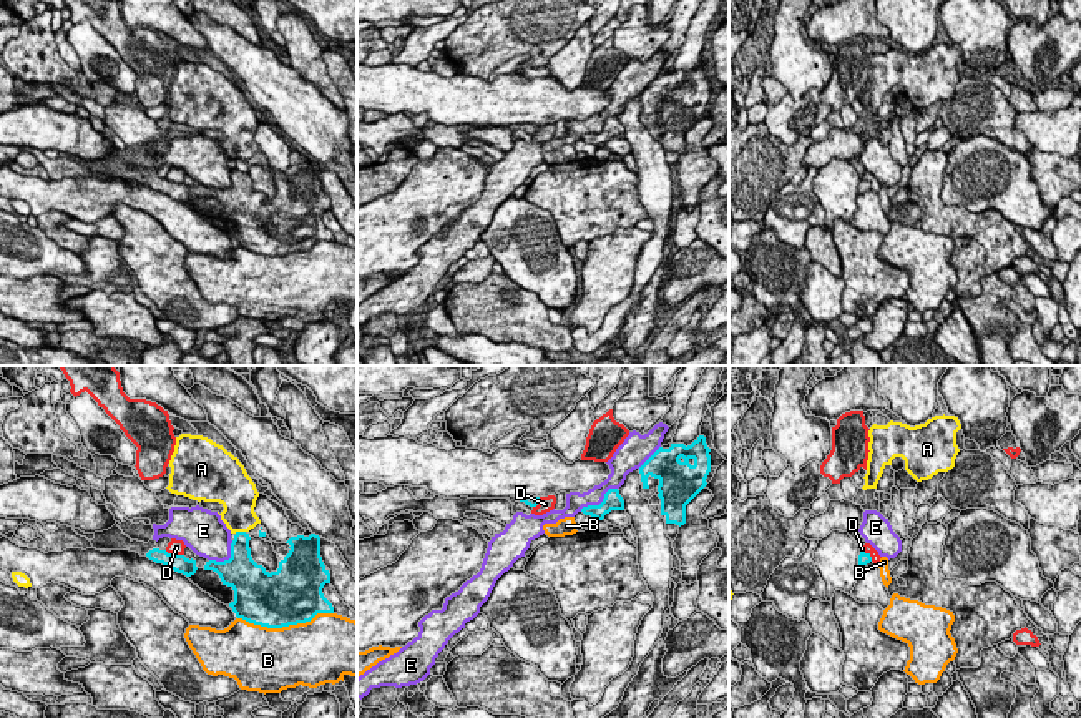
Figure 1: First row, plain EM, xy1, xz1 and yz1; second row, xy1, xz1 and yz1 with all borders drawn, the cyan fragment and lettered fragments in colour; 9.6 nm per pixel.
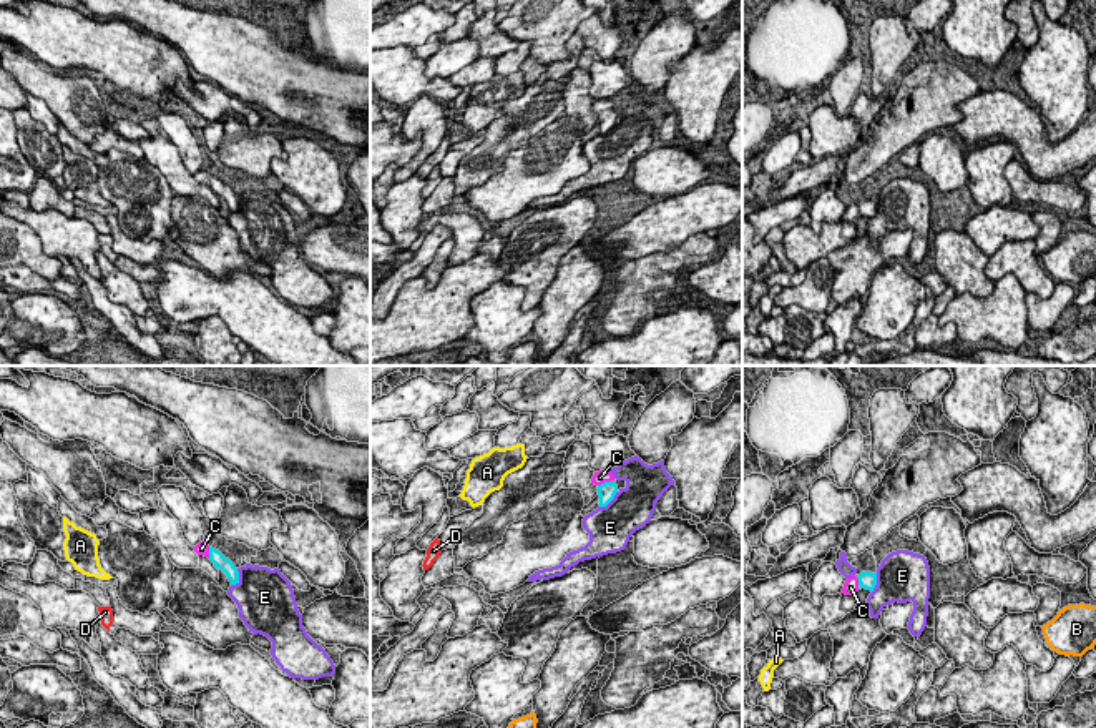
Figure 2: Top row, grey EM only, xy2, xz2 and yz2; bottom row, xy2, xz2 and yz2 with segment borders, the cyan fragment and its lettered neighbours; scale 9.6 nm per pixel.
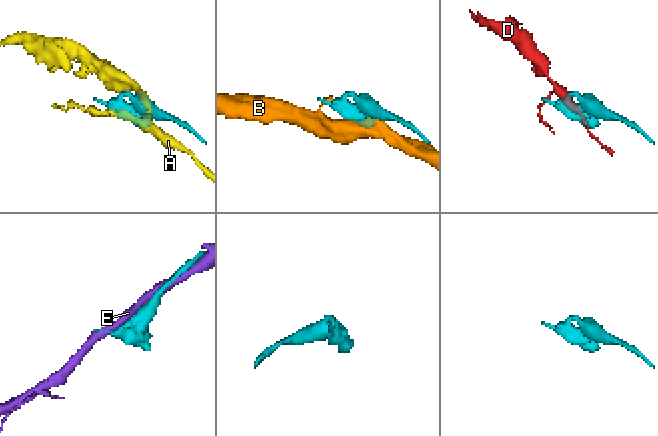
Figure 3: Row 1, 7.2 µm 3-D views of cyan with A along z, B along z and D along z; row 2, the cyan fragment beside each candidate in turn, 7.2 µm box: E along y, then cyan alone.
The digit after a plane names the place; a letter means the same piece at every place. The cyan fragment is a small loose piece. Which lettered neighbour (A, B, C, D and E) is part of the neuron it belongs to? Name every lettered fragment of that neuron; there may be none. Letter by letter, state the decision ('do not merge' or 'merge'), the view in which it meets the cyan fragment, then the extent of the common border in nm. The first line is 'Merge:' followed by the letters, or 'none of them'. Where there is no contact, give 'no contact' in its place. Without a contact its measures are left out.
Merge: C
A: do not merge; contact in xy1; length 110 nm
B: do not merge; contact in xy1; length 950 nm
C: merge; contact in xz2; length 140 nm
D: do not merge; contact in xy1; length 200 nm
E: do not merge; contact in xz1; length 440 nm

